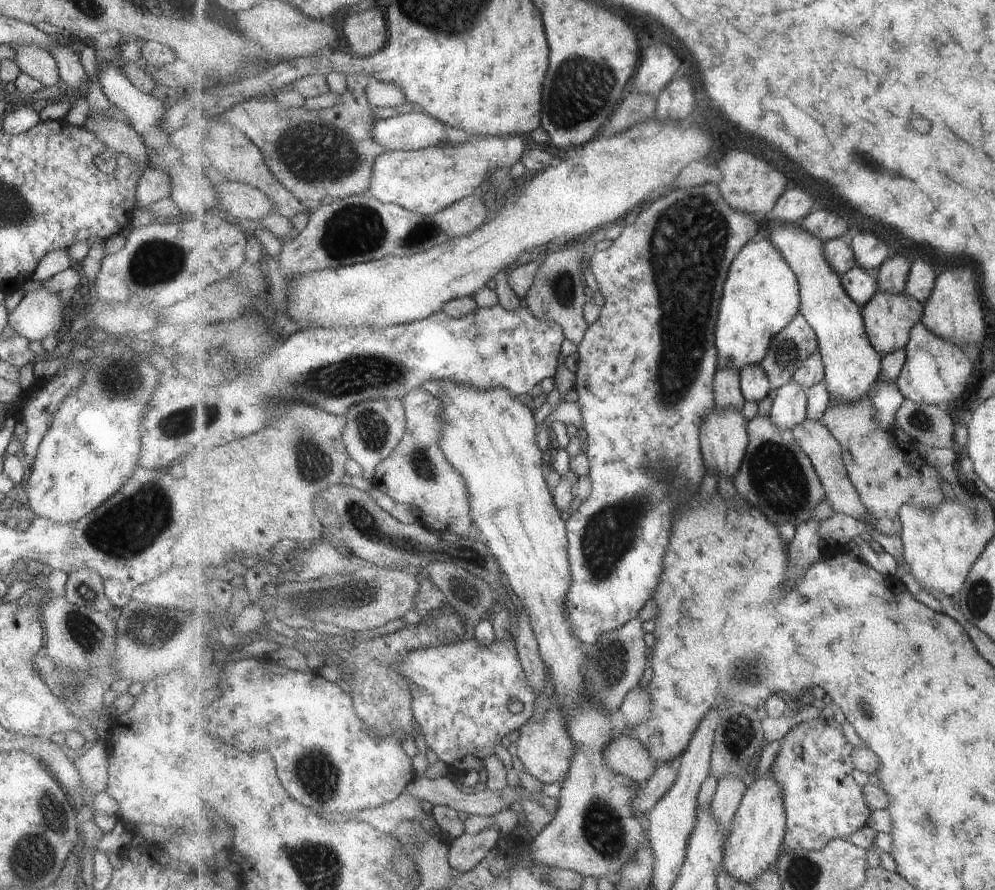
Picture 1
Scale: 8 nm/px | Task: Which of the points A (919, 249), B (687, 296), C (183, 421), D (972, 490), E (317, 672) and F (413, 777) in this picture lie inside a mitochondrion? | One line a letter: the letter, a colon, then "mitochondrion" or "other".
A: other
B: mitochondrion
C: mitochondrion
D: other
E: other
F: other

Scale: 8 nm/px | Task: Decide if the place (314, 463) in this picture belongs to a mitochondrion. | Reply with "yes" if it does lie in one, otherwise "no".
yes

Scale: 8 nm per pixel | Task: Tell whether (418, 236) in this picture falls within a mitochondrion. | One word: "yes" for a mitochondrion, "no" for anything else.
yes

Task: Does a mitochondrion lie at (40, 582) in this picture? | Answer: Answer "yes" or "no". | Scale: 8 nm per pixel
no

